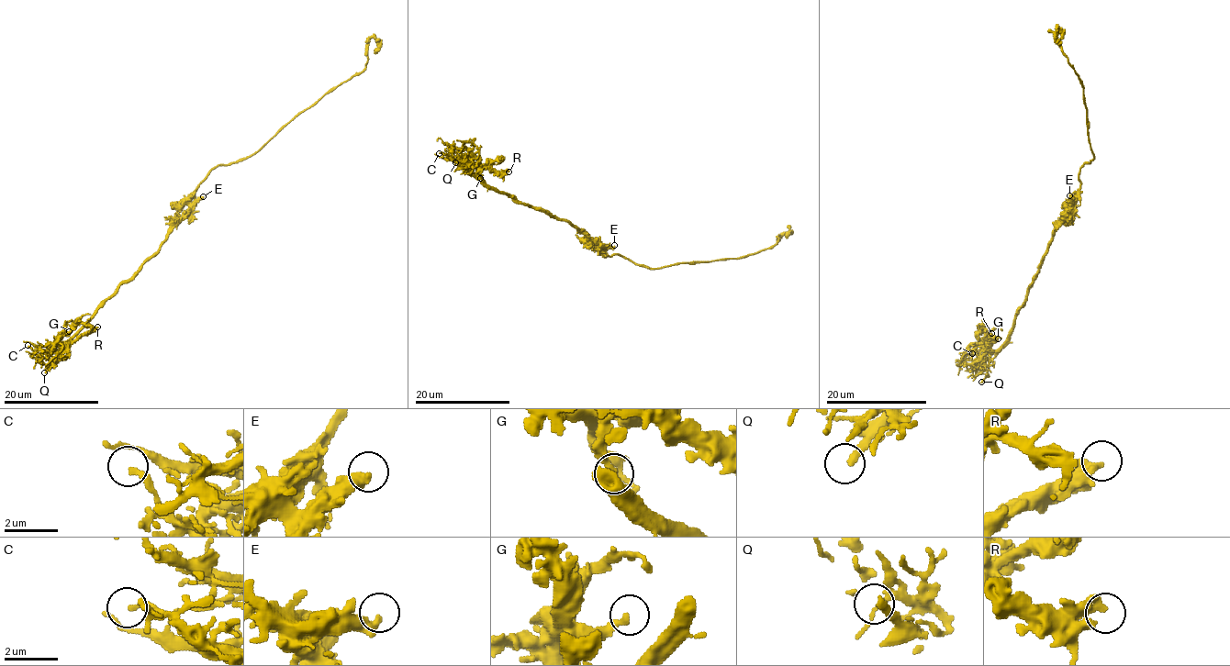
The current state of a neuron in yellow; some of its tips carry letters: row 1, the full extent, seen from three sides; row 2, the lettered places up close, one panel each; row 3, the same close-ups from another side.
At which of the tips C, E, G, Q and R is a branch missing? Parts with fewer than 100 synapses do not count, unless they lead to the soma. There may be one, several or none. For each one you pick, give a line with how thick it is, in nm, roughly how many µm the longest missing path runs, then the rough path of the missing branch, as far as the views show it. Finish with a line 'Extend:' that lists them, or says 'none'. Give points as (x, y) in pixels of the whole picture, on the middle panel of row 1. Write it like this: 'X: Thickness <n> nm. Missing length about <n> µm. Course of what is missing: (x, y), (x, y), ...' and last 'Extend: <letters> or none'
Q: Thickness 280 nm. Missing length about 40 µm. Course of what is missing: (455, 162), (448, 148), (450, 134), (439, 118), (438, 96), (425, 44)
Extend: Q

